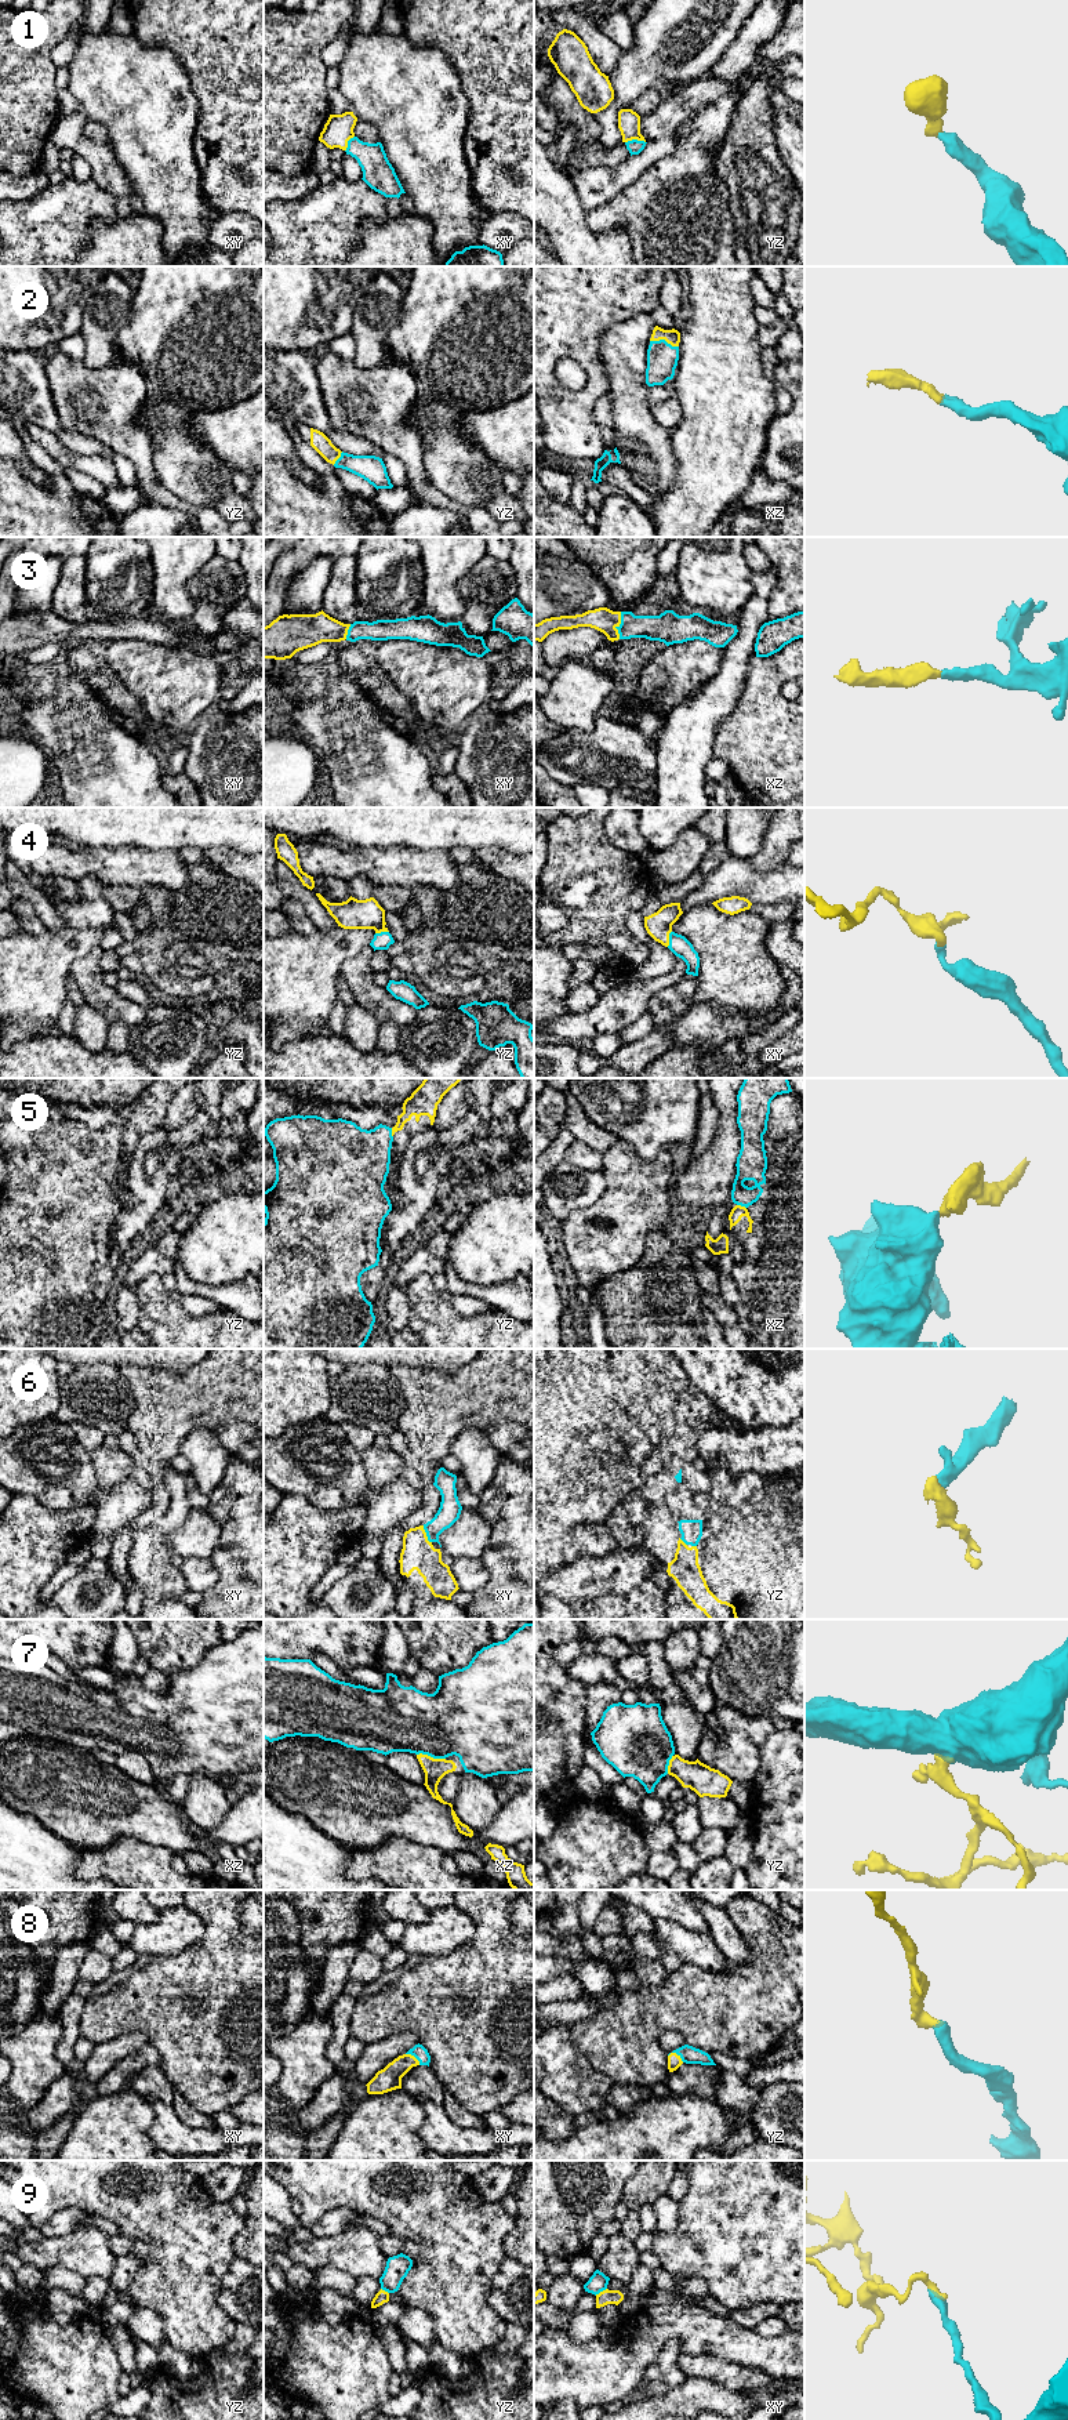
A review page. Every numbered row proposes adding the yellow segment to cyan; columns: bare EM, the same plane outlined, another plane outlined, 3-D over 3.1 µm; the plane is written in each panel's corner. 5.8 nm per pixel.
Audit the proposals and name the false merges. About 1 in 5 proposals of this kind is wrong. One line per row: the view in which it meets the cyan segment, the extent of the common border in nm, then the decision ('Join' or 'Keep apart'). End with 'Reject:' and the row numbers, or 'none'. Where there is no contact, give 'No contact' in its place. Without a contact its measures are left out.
1: Touches cyan in yz. Shared border 120 nm. Join
2: Touches cyan in xz. Shared border 170 nm. Join
3: Touches cyan in xz. Shared border 160 nm. Join
4: Touches cyan in xy. Shared border 100 nm. Join
5: Touches cyan in xz. Shared border 60 nm. Keep apart
6: Touches cyan in xy. Shared border 120 nm. Join
7: Touches cyan in xz. Shared border 170 nm. Join
8: Touches cyan in yz. Shared border 100 nm. Join
9: Touches cyan in xy. Shared border 80 nm. Keep apart
Reject: 5, 9

